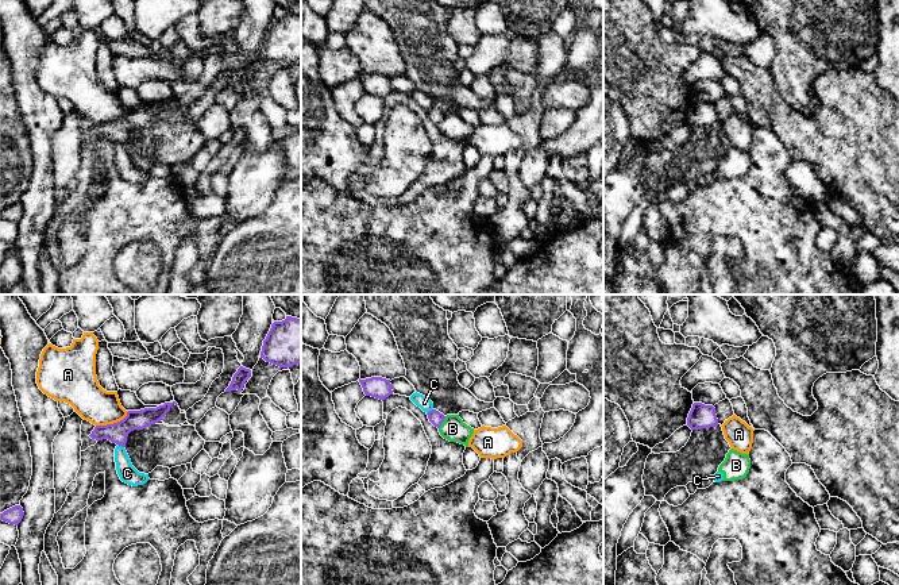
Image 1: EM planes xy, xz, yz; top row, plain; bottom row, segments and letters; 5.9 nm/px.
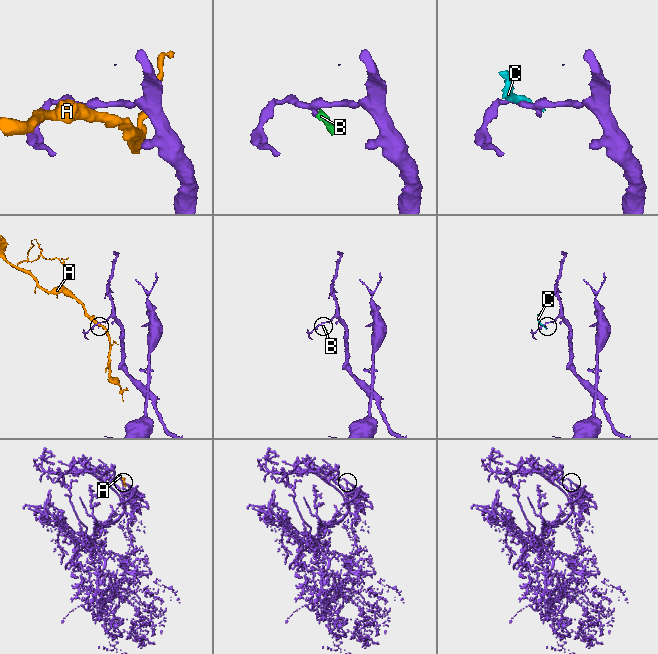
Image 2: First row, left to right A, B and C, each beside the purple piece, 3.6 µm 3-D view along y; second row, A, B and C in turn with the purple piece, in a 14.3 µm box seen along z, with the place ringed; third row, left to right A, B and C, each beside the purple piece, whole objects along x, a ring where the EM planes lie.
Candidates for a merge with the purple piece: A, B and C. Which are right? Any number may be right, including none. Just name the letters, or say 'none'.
none

